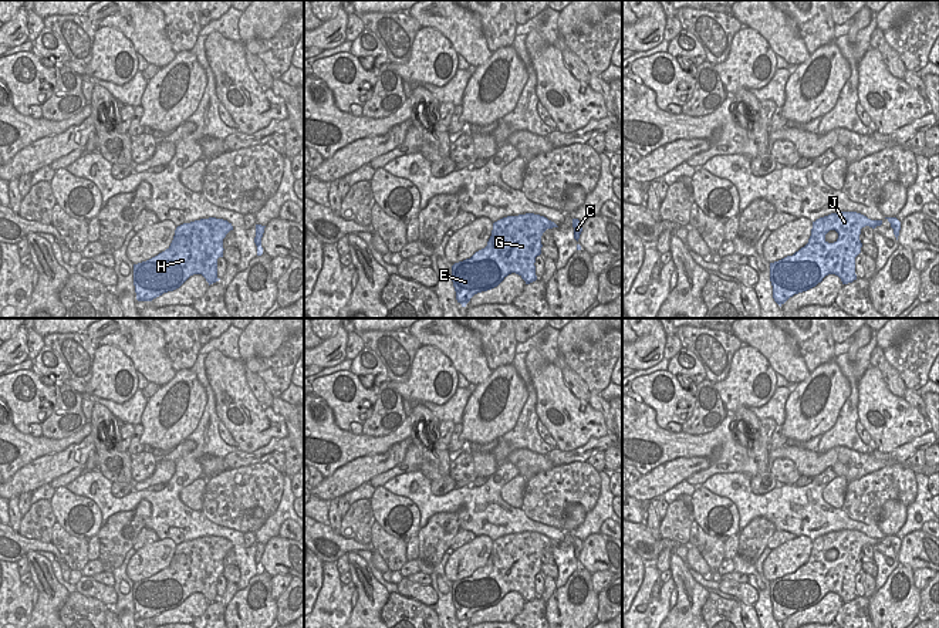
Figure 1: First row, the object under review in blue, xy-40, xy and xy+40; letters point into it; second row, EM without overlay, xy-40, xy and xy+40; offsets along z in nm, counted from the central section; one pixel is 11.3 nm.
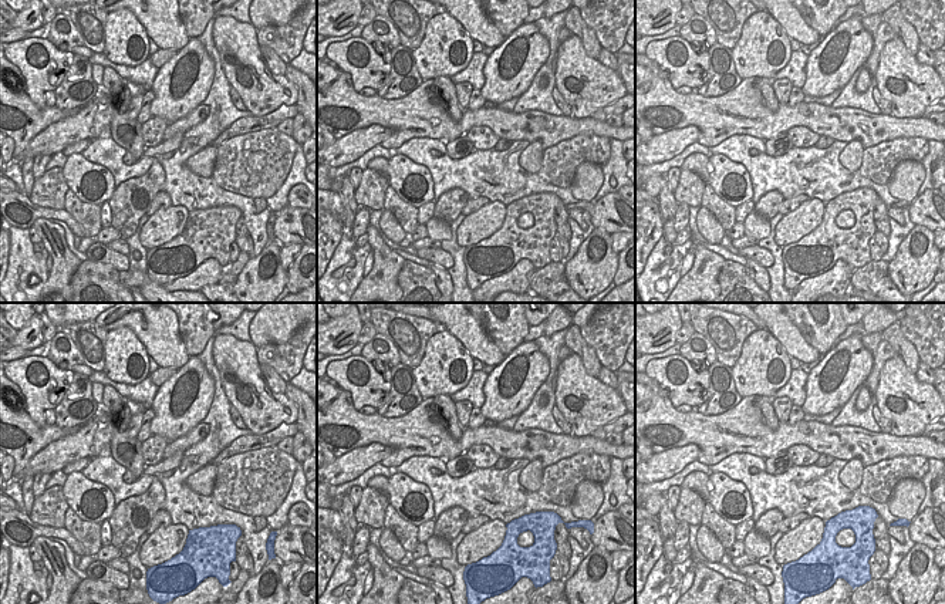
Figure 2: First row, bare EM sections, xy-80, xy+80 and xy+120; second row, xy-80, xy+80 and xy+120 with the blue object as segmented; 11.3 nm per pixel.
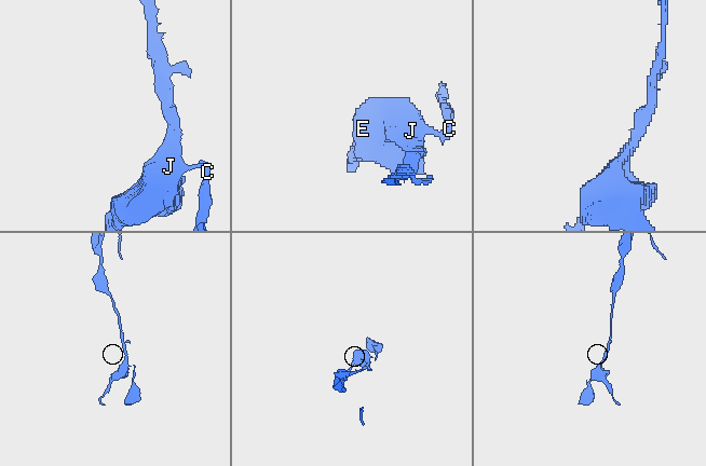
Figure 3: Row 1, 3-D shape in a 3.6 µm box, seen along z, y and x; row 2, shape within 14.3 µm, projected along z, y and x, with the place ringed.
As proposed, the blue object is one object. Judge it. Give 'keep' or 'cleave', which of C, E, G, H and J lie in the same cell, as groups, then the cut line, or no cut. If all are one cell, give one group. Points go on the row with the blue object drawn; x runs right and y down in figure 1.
keep | C E G H J | no cut

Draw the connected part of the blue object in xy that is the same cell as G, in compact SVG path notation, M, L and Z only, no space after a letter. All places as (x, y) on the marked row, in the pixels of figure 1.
M534 213L494 222L487 246L452 266L457 303L466 307L474 294L497 287L511 273L519 274L526 284L536 281L534 263L541 254L541 236L553 227L558 226Z

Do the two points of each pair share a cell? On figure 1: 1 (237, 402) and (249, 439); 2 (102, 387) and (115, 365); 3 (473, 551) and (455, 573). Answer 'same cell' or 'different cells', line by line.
1: same cell
2: same cell
3: same cell

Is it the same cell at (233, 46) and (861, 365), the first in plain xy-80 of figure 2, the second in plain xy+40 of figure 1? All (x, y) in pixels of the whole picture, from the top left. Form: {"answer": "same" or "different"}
{"answer": "different"}

